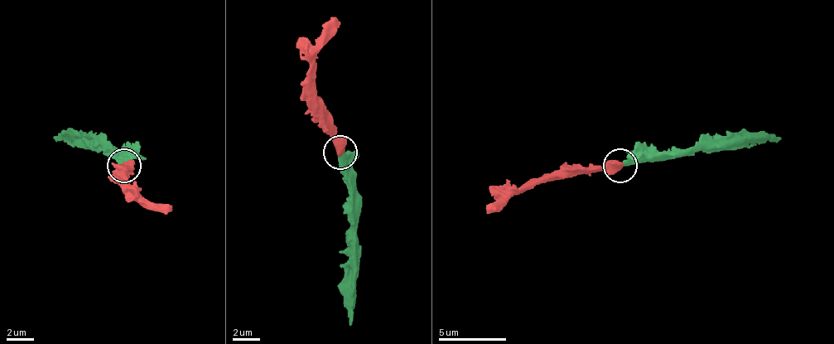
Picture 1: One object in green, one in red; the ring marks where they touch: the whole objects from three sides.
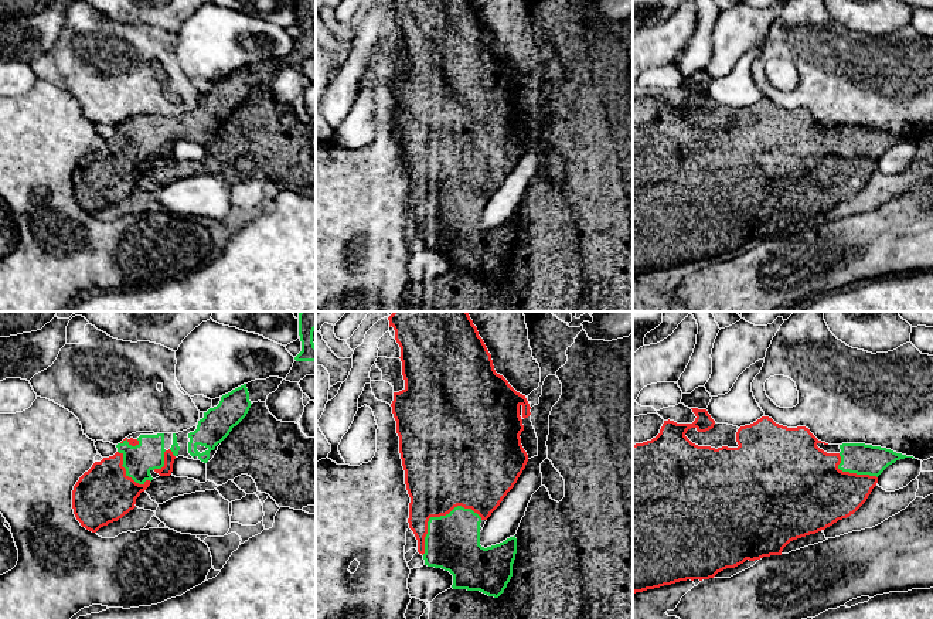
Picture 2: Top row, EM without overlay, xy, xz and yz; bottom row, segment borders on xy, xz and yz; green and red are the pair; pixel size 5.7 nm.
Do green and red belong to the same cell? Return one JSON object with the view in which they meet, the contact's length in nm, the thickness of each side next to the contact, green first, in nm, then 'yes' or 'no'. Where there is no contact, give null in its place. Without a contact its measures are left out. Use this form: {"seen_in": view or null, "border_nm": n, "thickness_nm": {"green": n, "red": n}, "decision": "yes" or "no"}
{"seen_in": "xz", "border_nm": 400, "thickness_nm": {"green": 300, "red": 420}, "decision": "yes"}

